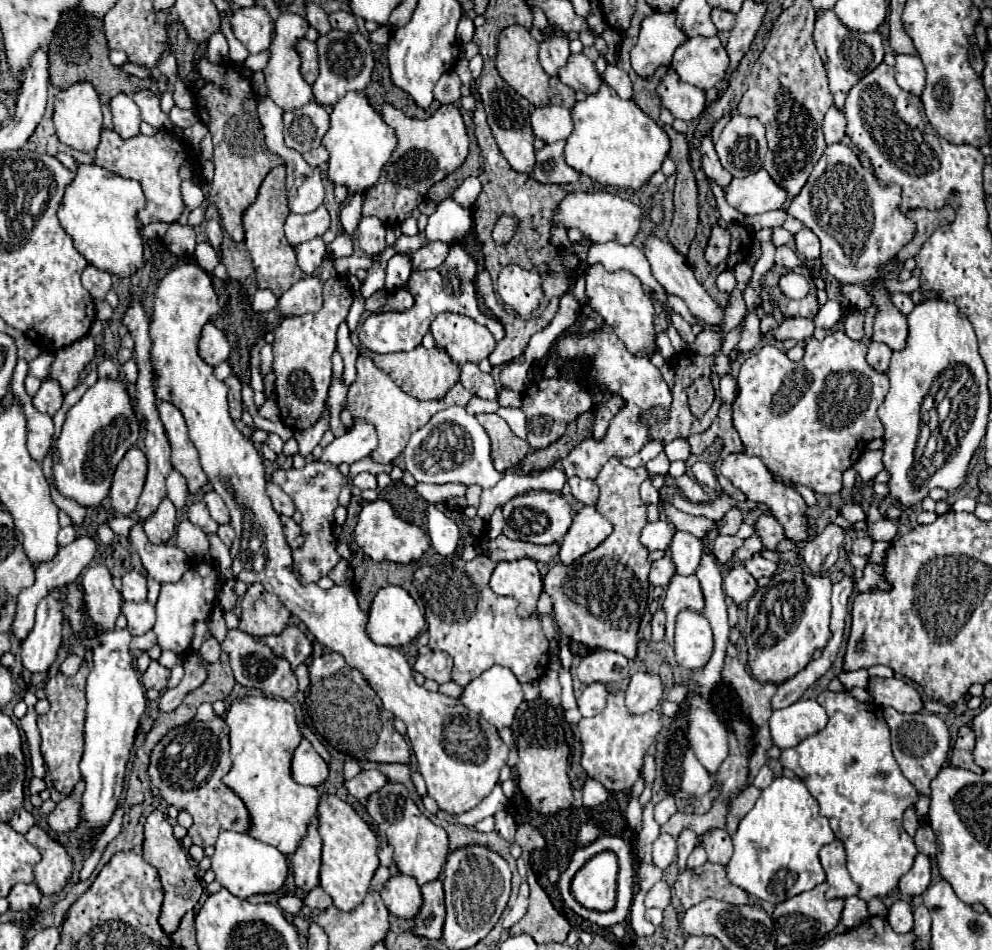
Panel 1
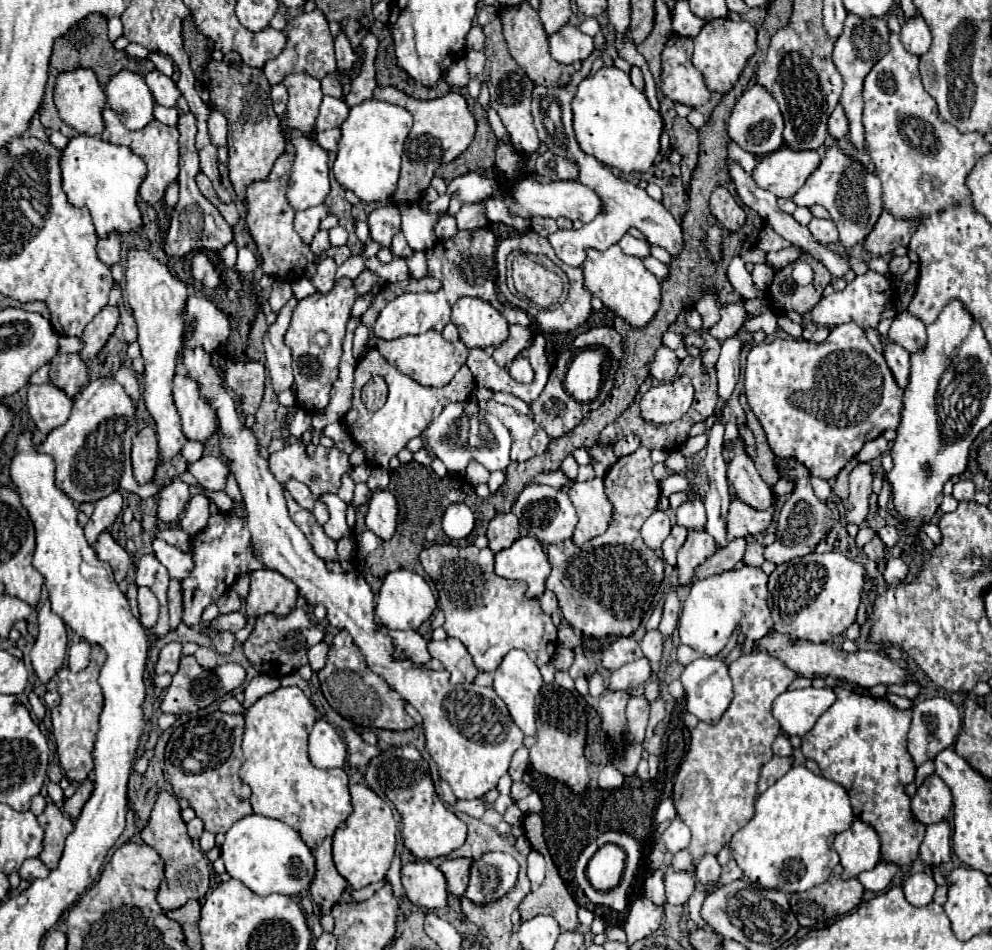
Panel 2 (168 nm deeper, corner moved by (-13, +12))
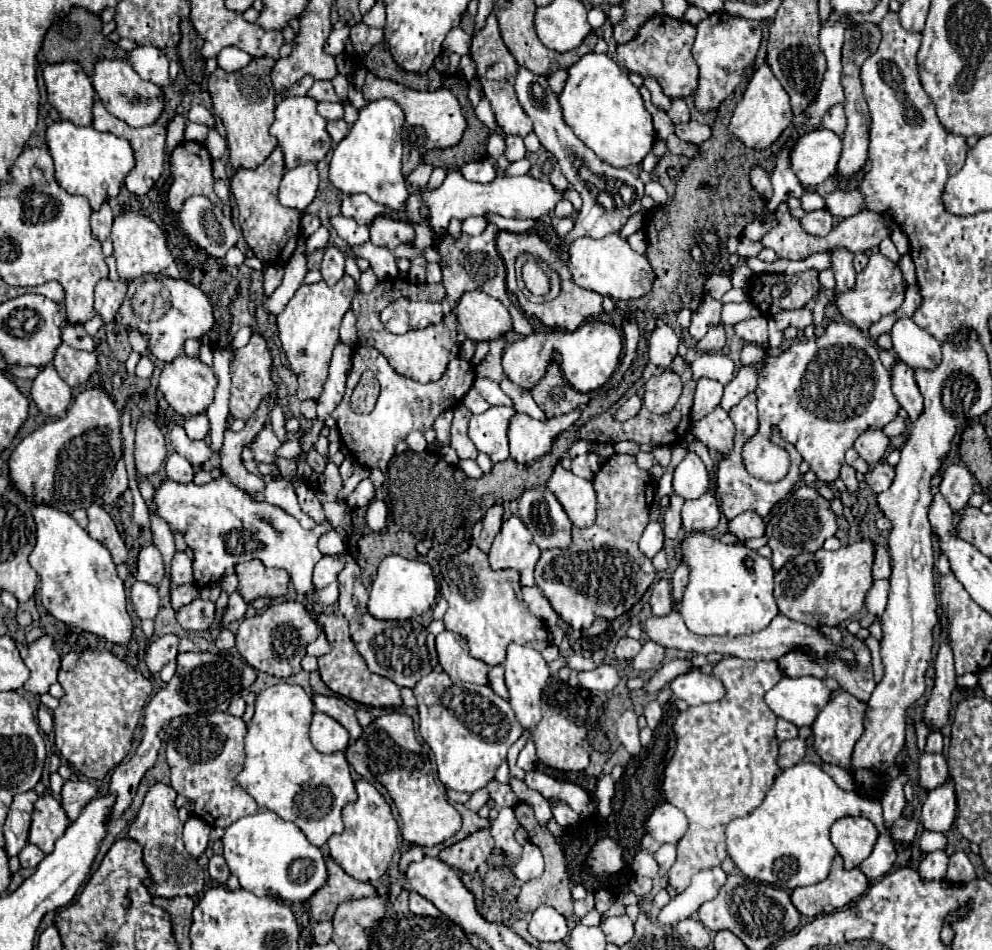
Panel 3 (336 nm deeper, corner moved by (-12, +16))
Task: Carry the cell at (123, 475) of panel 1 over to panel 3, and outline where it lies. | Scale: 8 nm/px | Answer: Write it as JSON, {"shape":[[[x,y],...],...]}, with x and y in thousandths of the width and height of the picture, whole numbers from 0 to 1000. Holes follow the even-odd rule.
{"shape":[[[142,440],[138,444],[138,461],[136,461],[136,488],[138,497],[142,501],[152,501],[156,499],[162,488],[168,482],[168,465],[158,448],[156,442],[152,440]]]}

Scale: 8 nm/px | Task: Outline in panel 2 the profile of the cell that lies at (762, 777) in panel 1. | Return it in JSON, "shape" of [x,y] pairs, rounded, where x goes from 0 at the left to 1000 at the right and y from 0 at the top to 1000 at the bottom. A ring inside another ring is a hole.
{"shape":[[[790,771],[784,773],[784,775],[782,775],[782,781],[780,781],[780,785],[778,785],[778,789],[780,789],[782,796],[796,796],[796,794],[798,794],[796,777],[794,777]]]}

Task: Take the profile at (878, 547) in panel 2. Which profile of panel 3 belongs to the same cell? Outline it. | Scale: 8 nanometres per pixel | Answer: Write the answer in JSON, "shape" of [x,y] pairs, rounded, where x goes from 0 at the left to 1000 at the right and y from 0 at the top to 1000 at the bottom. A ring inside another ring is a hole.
{"shape":[[[882,575],[882,592],[880,592],[880,608],[896,608],[898,606],[898,587],[894,577]]]}

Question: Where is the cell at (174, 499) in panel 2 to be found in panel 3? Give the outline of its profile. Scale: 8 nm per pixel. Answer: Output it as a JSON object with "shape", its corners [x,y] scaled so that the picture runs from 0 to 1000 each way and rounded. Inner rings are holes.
{"shape":[[[172,478],[168,482],[168,503],[170,505],[176,505],[180,509],[189,509],[189,507],[195,507],[195,491],[180,478]]]}

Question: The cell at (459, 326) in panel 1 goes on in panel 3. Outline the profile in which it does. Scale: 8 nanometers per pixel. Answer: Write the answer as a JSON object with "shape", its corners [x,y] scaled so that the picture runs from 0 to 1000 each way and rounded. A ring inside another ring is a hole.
{"shape":[[[485,305],[469,307],[459,324],[463,345],[473,358],[499,358],[515,347],[515,333],[511,324]]]}

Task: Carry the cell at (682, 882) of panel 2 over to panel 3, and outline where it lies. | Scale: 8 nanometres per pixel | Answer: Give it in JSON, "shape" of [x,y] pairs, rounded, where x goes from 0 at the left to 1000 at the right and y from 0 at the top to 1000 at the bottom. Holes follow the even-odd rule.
{"shape":[[[731,691],[727,697],[721,699],[719,712],[723,712],[731,720],[733,731],[725,739],[695,743],[693,749],[684,749],[678,762],[678,768],[682,773],[682,789],[676,802],[672,804],[668,819],[668,834],[672,844],[689,853],[695,863],[695,874],[682,888],[682,907],[674,916],[674,933],[682,939],[695,933],[695,924],[699,922],[699,918],[705,918],[707,914],[715,912],[725,912],[729,907],[729,903],[733,901],[733,867],[739,861],[755,859],[755,855],[759,855],[759,851],[767,846],[771,834],[775,832],[775,825],[779,825],[779,819],[783,815],[783,754],[773,745],[769,733],[789,714],[789,705],[779,695],[747,695],[741,691]]]}

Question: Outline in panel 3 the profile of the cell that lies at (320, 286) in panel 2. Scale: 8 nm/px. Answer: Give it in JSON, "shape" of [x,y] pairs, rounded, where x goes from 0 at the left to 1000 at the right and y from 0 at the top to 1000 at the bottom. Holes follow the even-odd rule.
{"shape":[[[330,259],[328,261],[328,269],[326,269],[326,276],[324,276],[324,288],[326,288],[326,295],[336,301],[344,295],[344,291],[348,288],[348,272],[344,267],[344,263],[340,263],[338,259]]]}

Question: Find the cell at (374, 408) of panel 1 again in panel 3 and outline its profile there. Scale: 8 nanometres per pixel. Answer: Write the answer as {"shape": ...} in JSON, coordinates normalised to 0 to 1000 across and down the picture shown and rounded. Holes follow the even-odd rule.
{"shape":[[[362,364],[358,368],[358,373],[356,373],[356,387],[354,387],[350,398],[348,415],[346,415],[344,423],[340,425],[340,429],[336,432],[334,438],[340,444],[340,451],[342,451],[346,467],[360,482],[360,486],[364,491],[368,491],[368,493],[384,493],[386,497],[390,497],[390,488],[396,482],[400,465],[404,465],[416,453],[430,453],[430,451],[434,451],[436,442],[447,432],[459,429],[467,421],[467,417],[475,411],[477,402],[479,402],[479,387],[469,377],[457,377],[453,381],[453,387],[449,389],[445,400],[424,404],[424,402],[420,402],[416,398],[400,394],[392,385],[390,377],[384,375],[378,366]],[[370,387],[372,389],[378,387],[380,400],[384,404],[384,415],[382,415],[382,421],[380,421],[380,427],[376,429],[376,434],[372,434],[372,436],[358,436],[354,432],[352,419],[354,419],[356,408],[360,406],[364,394]]]}

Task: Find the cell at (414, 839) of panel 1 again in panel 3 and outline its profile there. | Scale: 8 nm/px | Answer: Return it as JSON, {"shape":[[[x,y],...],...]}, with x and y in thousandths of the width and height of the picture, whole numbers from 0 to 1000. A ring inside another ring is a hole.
{"shape":[[[396,749],[394,754],[380,756],[366,768],[364,779],[352,783],[348,796],[366,821],[374,819],[390,829],[402,853],[408,886],[420,891],[441,891],[465,874],[465,859],[441,829],[434,817],[434,802],[426,785],[420,781],[416,758],[412,754]]]}

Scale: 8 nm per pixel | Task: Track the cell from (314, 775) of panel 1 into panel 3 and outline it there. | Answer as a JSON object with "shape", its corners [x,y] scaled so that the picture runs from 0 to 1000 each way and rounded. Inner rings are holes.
{"shape":[[[318,749],[314,758],[314,783],[324,794],[338,794],[348,792],[352,785],[352,773],[350,768],[340,762],[334,754],[328,754],[326,749]]]}

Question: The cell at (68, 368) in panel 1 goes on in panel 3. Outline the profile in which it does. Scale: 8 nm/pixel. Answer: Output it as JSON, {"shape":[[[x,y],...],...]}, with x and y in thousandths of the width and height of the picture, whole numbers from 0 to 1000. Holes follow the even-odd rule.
{"shape":[[[110,293],[102,295],[96,303],[96,331],[100,331],[106,341],[114,339],[126,316],[126,309],[128,309],[126,295],[120,297],[112,297]]]}

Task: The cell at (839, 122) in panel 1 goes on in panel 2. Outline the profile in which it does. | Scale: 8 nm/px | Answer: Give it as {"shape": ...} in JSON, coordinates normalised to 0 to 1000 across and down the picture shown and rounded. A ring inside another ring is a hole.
{"shape":[[[847,109],[841,114],[841,118],[835,124],[835,141],[843,147],[847,147],[855,141],[855,126],[853,126],[851,114]]]}

